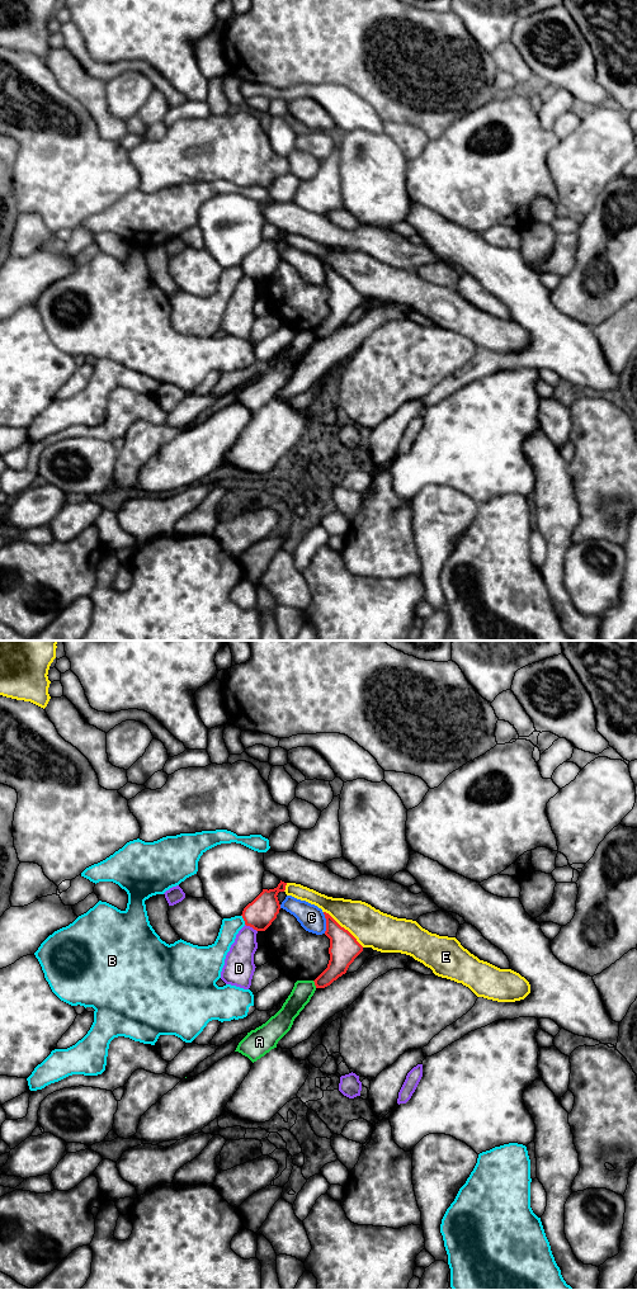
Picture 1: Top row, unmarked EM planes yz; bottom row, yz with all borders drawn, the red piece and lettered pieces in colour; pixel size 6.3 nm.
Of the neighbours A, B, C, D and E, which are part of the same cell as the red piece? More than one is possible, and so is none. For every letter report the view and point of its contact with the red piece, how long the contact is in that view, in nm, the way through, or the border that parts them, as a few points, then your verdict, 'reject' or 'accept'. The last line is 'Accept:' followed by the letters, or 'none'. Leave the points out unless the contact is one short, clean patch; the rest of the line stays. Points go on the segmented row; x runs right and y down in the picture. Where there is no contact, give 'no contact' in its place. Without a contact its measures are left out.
A: contact yz (315, 984); length 50 nm; border yz (312, 981), (316, 987); reject
B: contact yz (244, 920); length 70 nm; reject
C: contact yz (326, 922); length 140 nm; reject
D: contact yz (251, 926); length 90 nm; reject
E: contact yz (343, 927); length 340 nm; reject
Accept: none

